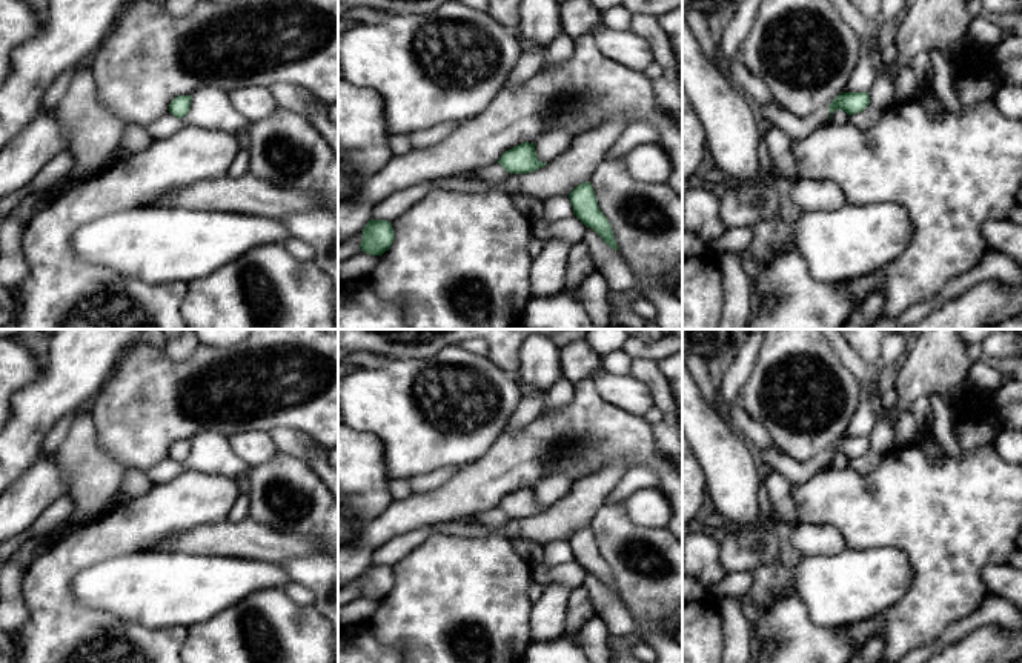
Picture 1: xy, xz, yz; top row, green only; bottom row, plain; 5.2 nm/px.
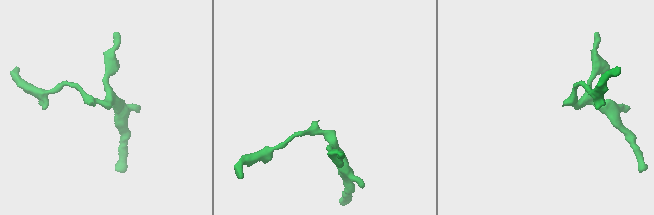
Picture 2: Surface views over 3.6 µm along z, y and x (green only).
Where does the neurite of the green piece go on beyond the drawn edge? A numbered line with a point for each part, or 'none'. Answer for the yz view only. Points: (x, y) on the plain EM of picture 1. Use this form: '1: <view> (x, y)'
1: yz (793, 471)

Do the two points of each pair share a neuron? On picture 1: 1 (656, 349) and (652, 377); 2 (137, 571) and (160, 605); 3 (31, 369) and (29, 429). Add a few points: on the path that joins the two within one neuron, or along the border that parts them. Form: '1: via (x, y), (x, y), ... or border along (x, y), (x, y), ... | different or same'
1: border along (632, 357), (652, 357), (656, 362) | different
2: via (143, 579), (160, 597) | same
3: border along (42, 368), (33, 380), (16, 393) | different

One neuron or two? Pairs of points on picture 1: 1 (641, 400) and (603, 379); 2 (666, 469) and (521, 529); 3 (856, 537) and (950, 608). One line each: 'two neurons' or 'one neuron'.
1: one neuron
2: two neurons
3: one neuron

